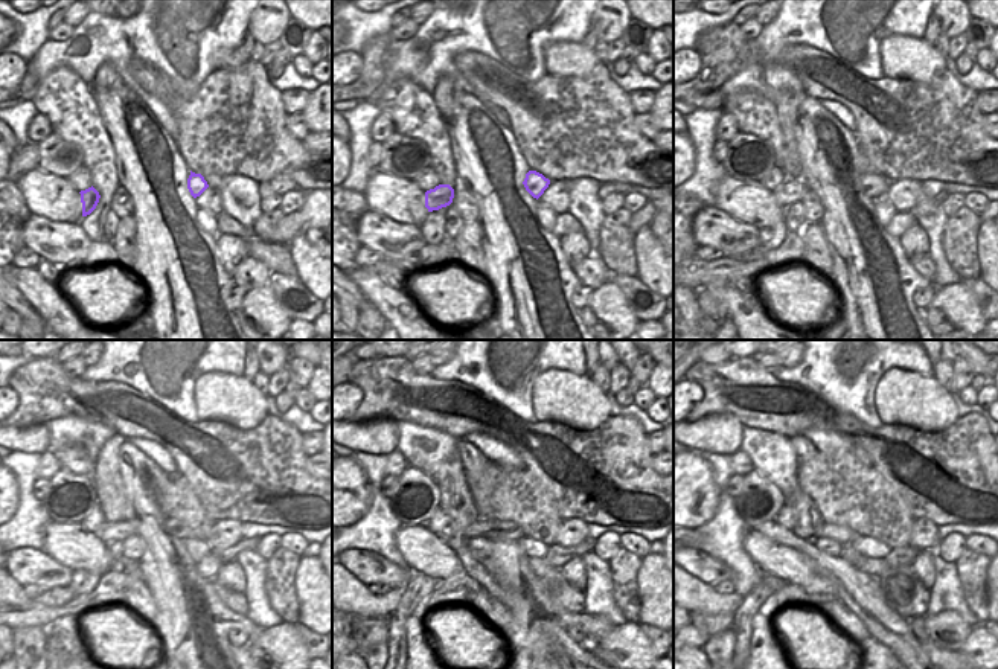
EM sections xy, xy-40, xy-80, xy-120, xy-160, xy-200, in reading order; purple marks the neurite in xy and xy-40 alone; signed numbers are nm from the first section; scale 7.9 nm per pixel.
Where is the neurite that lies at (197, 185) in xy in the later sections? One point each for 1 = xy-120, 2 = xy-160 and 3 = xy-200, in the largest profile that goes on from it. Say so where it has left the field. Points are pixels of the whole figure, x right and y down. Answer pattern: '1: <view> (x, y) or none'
1: xy-120 (174, 528)
2: xy-160 (509, 531)
3: xy-200 (841, 534)

